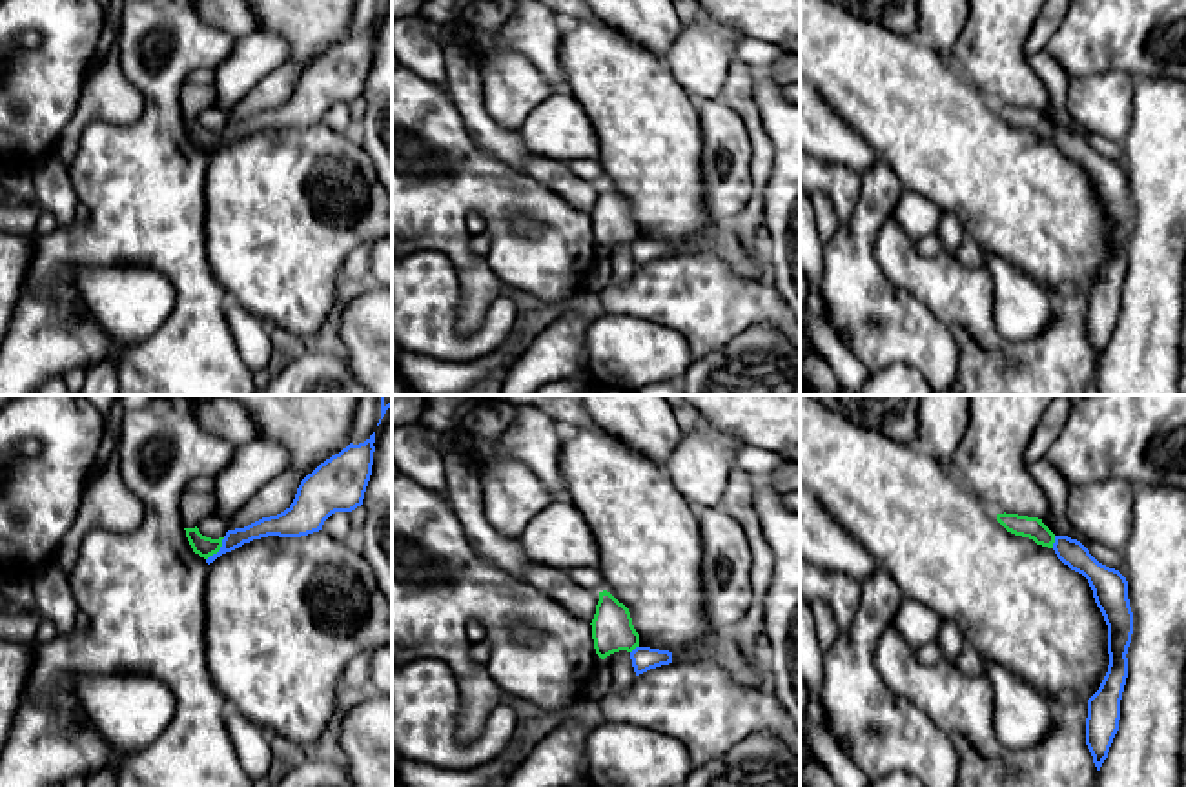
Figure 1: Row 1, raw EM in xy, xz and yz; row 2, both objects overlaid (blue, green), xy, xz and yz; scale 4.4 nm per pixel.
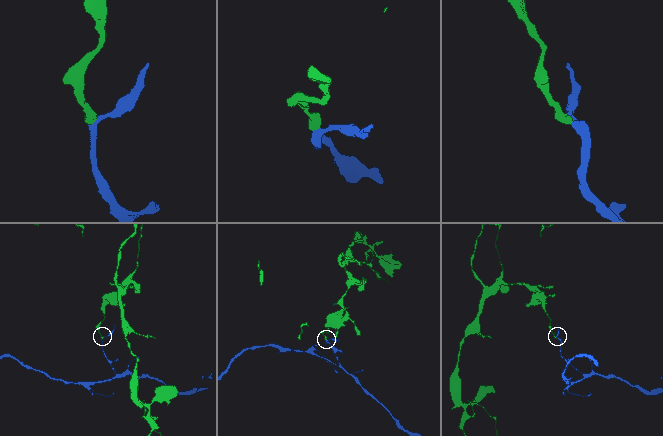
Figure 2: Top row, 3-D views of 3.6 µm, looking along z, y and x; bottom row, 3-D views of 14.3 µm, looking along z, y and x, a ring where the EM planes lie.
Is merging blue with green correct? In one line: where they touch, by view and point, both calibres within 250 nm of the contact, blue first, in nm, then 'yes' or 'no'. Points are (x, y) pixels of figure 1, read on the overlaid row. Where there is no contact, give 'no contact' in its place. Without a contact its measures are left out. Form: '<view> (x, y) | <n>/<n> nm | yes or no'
xy (219, 551) | 90/90 nm | no

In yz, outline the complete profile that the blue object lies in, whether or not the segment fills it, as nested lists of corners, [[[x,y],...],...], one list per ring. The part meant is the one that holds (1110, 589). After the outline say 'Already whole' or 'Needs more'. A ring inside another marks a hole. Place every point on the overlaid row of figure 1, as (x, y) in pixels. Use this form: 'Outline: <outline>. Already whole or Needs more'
Outline: [[[1055,536],[1053,550],[1064,565],[1088,579],[1108,625],[1109,665],[1099,690],[1088,700],[1086,718],[1086,745],[1100,771],[1119,731],[1120,700],[1128,678],[1126,654],[1133,634],[1128,581],[1119,570],[1099,563],[1077,539]]]. Already whole

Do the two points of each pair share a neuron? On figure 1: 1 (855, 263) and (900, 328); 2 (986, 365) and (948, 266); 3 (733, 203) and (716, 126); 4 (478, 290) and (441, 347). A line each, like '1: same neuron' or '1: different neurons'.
1: same neuron
2: same neuron
3: same neuron
4: different neurons

